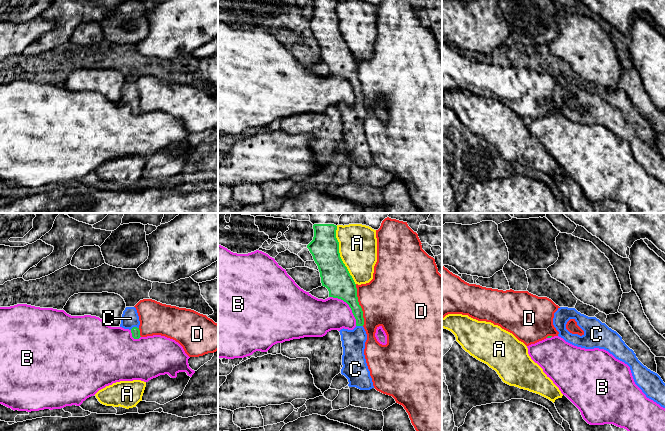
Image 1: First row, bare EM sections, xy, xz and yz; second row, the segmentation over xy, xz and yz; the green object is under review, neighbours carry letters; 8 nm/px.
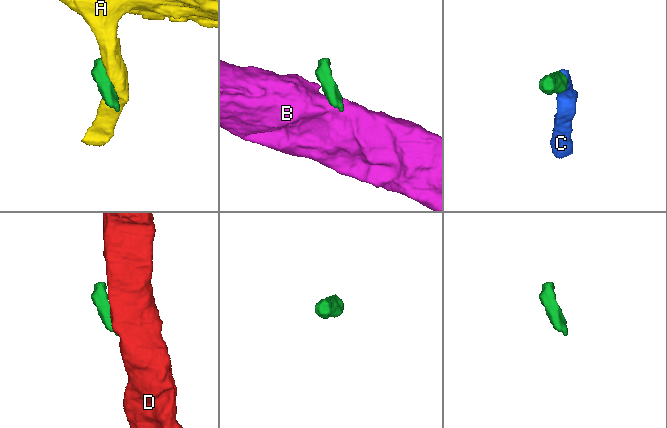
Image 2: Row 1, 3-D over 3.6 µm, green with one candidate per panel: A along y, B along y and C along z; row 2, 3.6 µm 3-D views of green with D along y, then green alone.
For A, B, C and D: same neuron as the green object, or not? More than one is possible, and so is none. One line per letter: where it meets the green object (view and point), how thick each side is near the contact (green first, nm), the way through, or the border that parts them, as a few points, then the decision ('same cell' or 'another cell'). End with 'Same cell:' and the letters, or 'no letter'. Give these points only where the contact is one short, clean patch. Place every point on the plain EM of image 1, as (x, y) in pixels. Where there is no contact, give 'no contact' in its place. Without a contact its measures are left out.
A: contact xz (339, 31); calibres 240 and 300 nm; another cell
B: contact xz (349, 82); calibres 220 and 280 nm; border xz (329, 72), (340, 74), (348, 81), (356, 101); another cell
C: contact xy (134, 103); calibres 70 and 140 nm; way xy (135, 107), (134, 103), (130, 94); same cell
D: contact xz (359, 81); calibres 220 and 440 nm; another cell
Same cell: C

